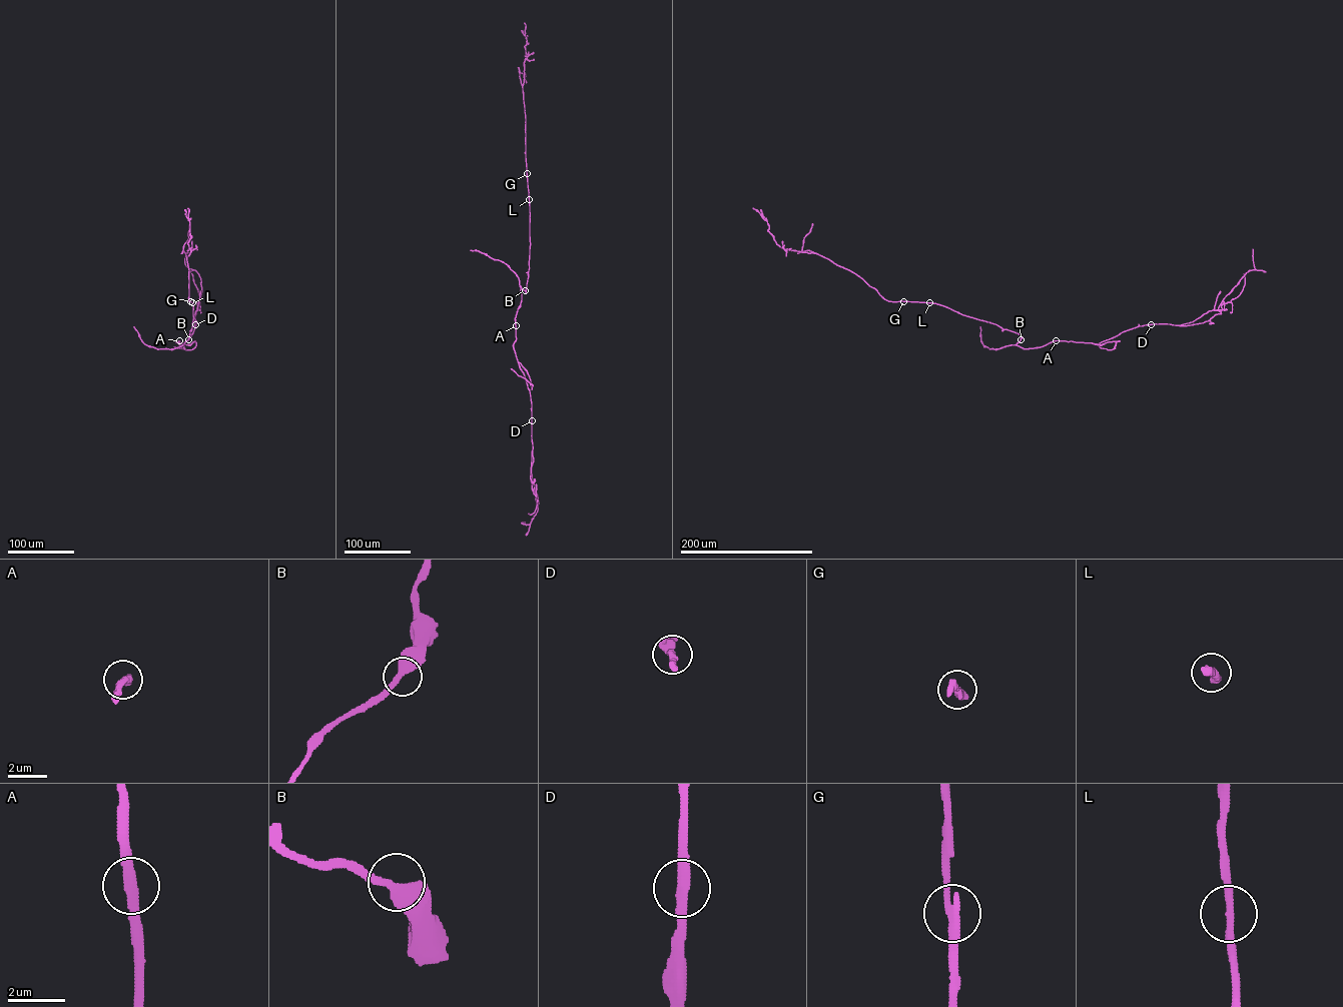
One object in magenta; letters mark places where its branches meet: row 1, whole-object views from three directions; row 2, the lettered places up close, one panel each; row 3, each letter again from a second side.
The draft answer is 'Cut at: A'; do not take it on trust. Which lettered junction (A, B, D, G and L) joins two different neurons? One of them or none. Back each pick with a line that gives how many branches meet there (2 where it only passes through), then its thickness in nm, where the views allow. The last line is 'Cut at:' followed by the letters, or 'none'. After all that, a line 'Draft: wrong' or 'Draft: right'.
Cut at: none
Draft: wrong

